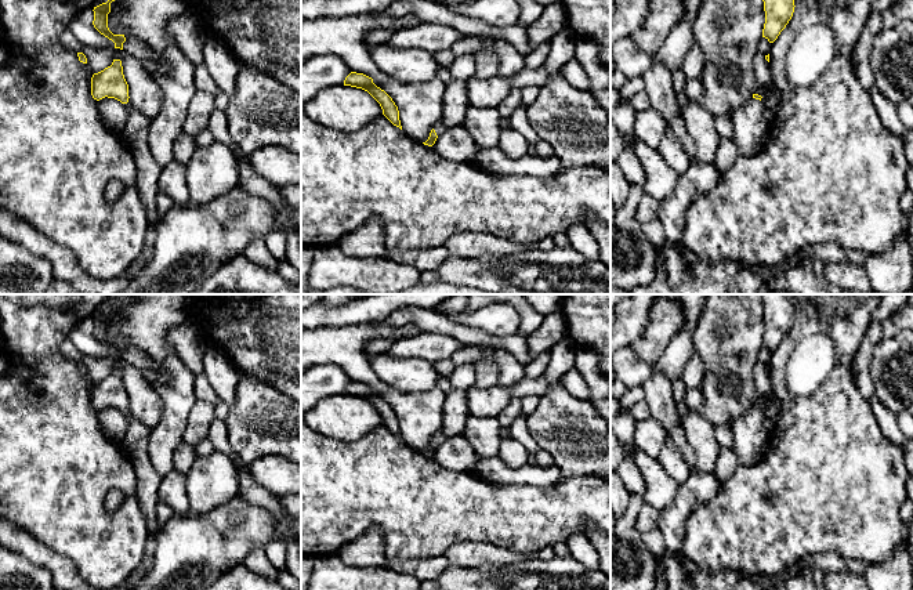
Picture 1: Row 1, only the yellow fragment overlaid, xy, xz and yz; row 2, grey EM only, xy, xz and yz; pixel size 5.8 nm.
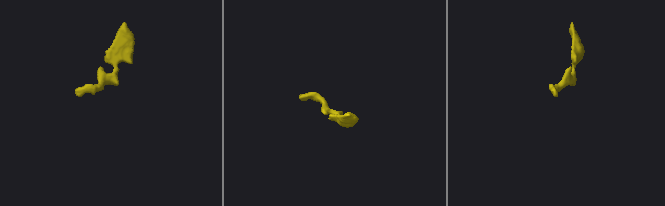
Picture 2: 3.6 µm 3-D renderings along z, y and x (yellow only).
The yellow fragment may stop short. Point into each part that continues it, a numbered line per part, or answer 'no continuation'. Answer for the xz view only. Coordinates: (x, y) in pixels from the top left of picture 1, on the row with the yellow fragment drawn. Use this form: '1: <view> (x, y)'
1: xz (455, 98)

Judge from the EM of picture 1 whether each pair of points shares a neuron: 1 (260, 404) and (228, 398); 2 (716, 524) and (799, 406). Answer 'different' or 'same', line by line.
1: different
2: same

